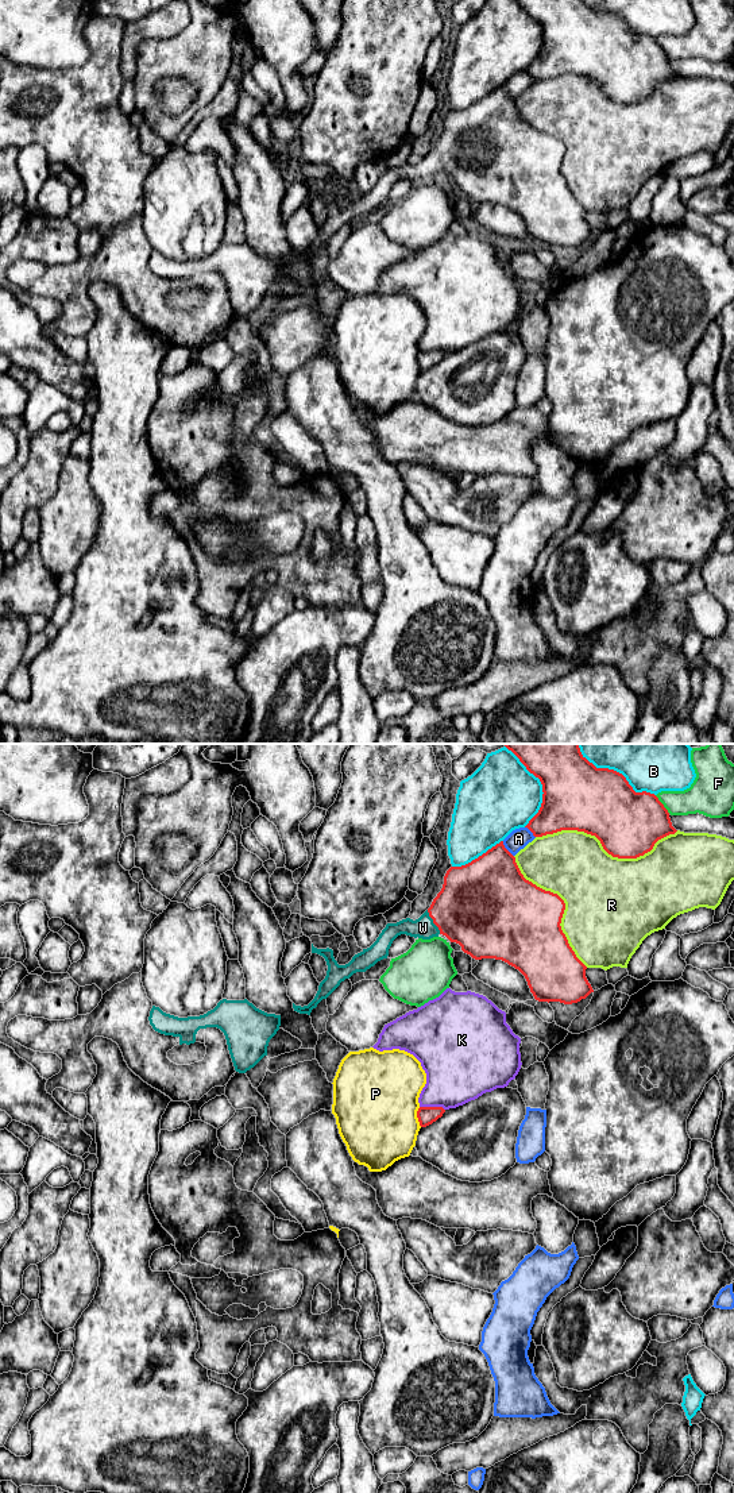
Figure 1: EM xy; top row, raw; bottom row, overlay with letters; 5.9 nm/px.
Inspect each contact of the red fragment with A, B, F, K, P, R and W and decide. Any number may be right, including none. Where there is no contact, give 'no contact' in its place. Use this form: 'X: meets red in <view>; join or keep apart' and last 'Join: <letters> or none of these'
A: meets red in xy; keep apart
B: meets red in xy; keep apart
F: meets red in xy; keep apart
K: meets red in xy; keep apart
P: meets red in xy; keep apart
R: meets red in xy; keep apart
W: meets red in xy; join
Join: W

